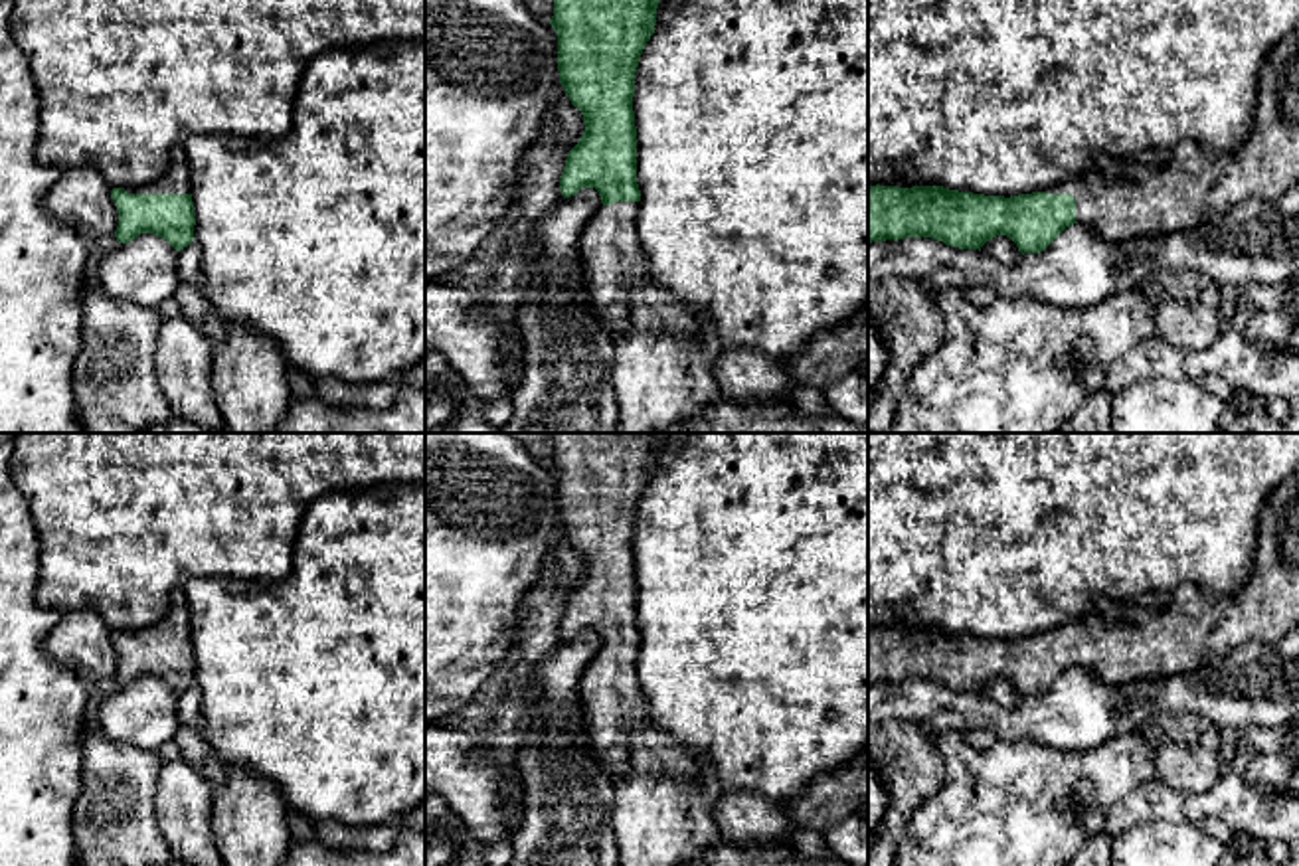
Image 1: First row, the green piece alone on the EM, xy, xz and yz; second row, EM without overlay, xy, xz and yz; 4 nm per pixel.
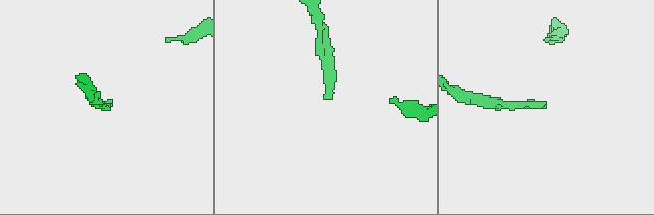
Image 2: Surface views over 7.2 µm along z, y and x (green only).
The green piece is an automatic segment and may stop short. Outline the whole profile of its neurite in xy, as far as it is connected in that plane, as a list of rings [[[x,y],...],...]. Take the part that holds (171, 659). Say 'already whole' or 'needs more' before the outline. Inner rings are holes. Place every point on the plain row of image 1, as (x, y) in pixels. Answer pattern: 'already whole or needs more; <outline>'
needs more; [[[176,589],[166,615],[148,629],[113,631],[111,641],[119,654],[115,680],[129,686],[140,676],[154,676],[166,682],[176,694],[194,684],[194,645],[190,607]]]

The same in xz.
needs more; [[[552,433],[558,476],[560,526],[571,548],[581,554],[585,573],[567,595],[560,633],[563,641],[581,631],[595,631],[601,649],[581,674],[581,702],[585,712],[591,755],[617,785],[629,771],[629,755],[641,726],[649,720],[647,700],[637,678],[641,633],[637,627],[637,569],[633,554],[635,516],[639,500],[654,476],[658,433]]]

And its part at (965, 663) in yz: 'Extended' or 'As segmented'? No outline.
Extended

